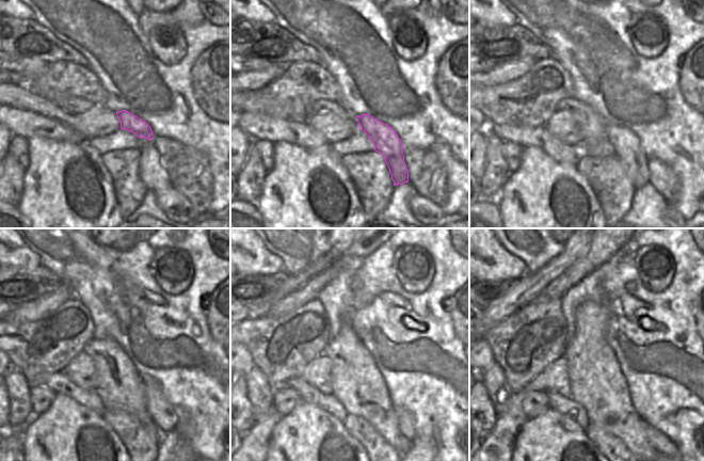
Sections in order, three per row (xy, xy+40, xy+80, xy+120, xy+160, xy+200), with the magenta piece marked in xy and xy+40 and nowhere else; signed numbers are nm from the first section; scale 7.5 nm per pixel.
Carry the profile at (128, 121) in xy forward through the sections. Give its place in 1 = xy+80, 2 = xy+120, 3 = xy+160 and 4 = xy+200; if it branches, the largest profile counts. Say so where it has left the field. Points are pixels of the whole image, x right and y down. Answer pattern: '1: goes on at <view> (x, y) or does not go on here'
1: goes on at xy+80 (627, 147)
2: goes on at xy+120 (162, 413)
3: goes on at xy+160 (405, 422)
4: goes on at xy+200 (658, 440)

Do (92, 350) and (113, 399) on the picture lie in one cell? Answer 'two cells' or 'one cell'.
one cell

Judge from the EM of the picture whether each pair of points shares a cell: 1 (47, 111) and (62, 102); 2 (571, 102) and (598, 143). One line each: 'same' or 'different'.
1: different
2: same

